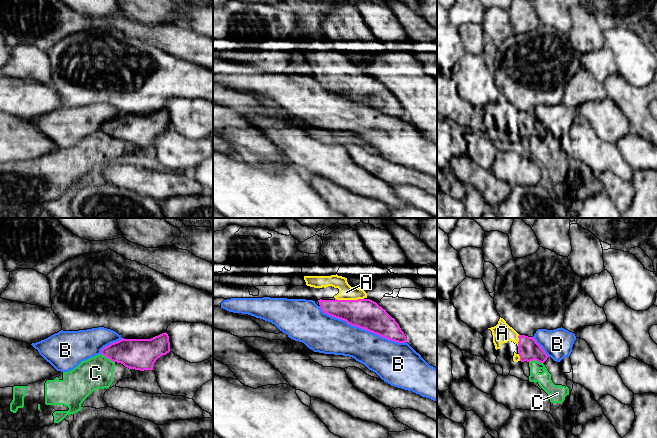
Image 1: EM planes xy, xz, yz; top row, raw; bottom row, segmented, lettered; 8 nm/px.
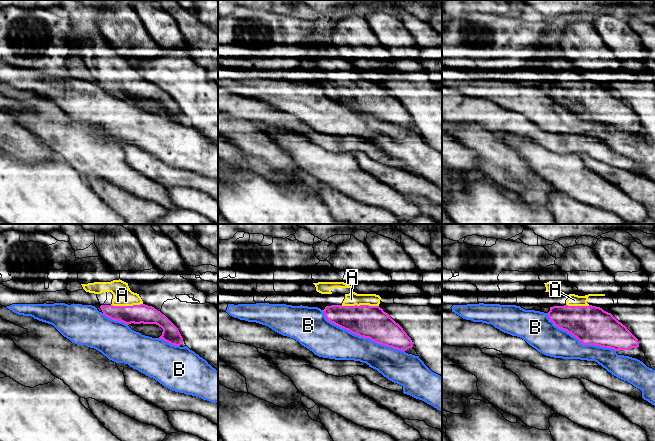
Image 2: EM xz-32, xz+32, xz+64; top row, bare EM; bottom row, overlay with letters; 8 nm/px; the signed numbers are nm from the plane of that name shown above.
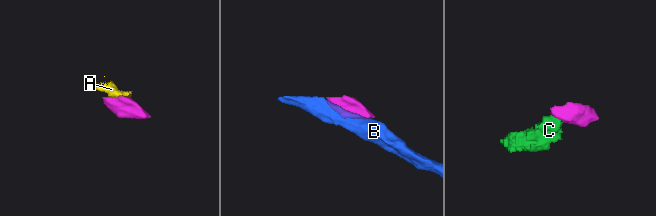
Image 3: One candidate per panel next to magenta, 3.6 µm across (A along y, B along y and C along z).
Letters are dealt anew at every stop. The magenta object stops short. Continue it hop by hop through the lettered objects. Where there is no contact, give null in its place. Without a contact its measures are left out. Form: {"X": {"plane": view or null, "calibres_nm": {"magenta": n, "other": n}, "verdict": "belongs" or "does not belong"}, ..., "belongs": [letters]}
{"A": {"plane": "xz", "calibres_nm": {"magenta": 240, "other": 120}, "verdict": "belongs"}, "B": {"plane": "xz", "calibres_nm": {"magenta": 240, "other": 280}, "verdict": "does not belong"}, "C": {"plane": "xy", "calibres_nm": {"magenta": 240, "other": 260}, "verdict": "does not belong"}, "belongs": ["A"]}

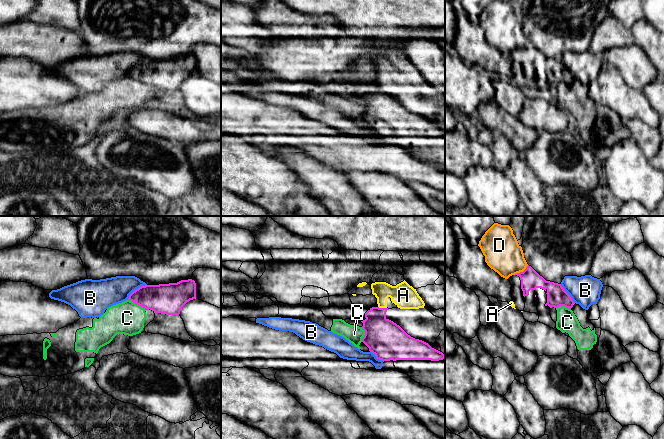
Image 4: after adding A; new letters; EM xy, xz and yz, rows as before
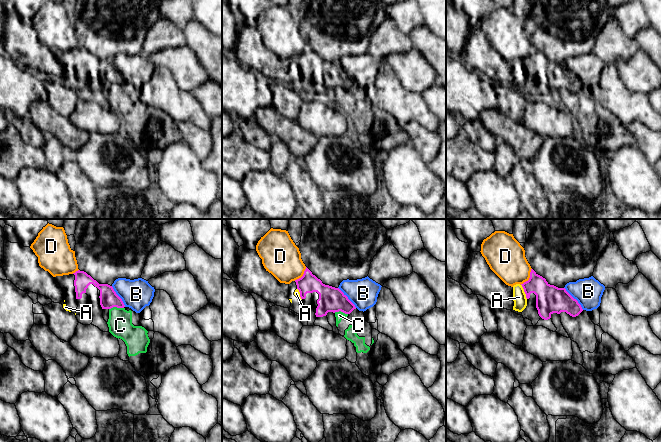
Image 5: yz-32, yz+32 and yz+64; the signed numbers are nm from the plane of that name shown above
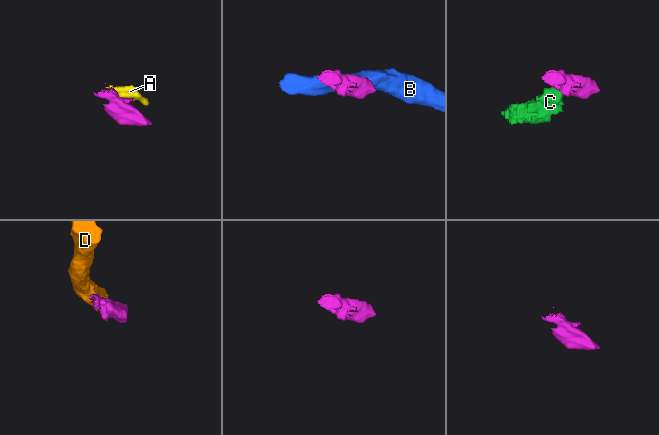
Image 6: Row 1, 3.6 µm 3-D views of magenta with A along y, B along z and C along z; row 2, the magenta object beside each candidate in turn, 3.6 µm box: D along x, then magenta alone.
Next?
{"A": {"plane": "xz", "calibres_nm": {"magenta": 300, "other": 200}, "verdict": "does not belong"}, "B": {"plane": "xy", "calibres_nm": {"magenta": 240, "other": 220}, "verdict": "does not belong"}, "C": {"plane": "xy", "calibres_nm": {"magenta": 240, "other": 260}, "verdict": "does not belong"}, "D": {"plane": "yz", "calibres_nm": {"magenta": 160, "other": 300}, "verdict": "does not belong"}, "belongs": []}

